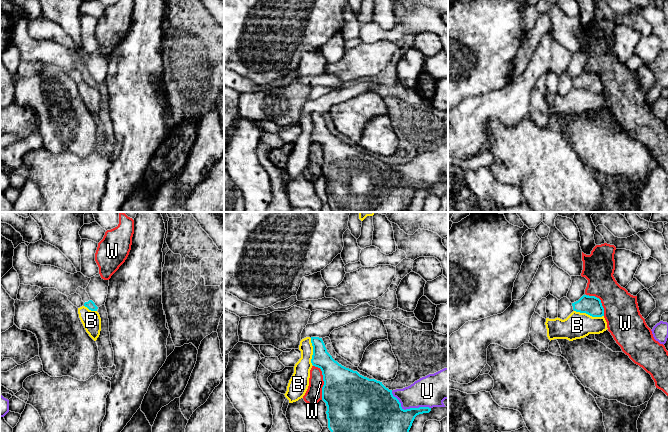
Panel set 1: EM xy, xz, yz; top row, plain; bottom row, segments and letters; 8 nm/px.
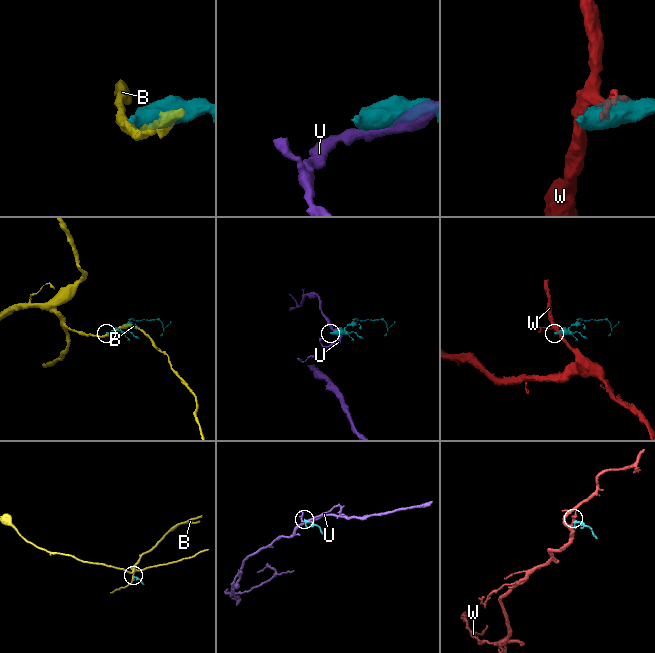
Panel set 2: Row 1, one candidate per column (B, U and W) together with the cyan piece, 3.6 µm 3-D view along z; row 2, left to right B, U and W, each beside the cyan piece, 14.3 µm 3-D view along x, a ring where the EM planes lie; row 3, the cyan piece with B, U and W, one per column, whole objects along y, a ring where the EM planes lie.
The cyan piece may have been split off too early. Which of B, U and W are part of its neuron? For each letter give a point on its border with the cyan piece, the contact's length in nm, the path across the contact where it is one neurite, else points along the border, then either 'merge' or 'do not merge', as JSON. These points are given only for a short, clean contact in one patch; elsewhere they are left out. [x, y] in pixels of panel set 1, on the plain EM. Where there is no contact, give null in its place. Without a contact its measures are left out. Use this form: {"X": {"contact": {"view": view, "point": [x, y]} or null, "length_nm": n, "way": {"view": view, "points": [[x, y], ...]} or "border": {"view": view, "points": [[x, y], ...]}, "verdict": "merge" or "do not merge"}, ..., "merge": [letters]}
{"B": {"contact": {"view": "yz", "point": [589, 90]}, "length_nm": 240, "border": {"view": "yz", "points": [[574, 86], [592, 92], [603, 92]]}, "verdict": "do not merge"}, "U": {"contact": {"view": "xz", "point": [408, 185]}, "length_nm": 340, "verdict": "do not merge"}, "W": {"contact": {"view": "xz", "point": [323, 156]}, "length_nm": 280, "border": {"view": "xz", "points": [[313, 141], [317, 142], [321, 147], [323, 157], [322, 175]]}, "verdict": "do not merge"}, "merge": []}

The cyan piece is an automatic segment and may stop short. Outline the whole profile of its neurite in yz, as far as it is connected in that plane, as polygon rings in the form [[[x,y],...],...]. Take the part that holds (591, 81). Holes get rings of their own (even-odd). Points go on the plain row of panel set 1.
[[[583,71],[578,77],[572,79],[573,86],[586,89],[592,93],[604,92],[601,76],[595,72]]]

